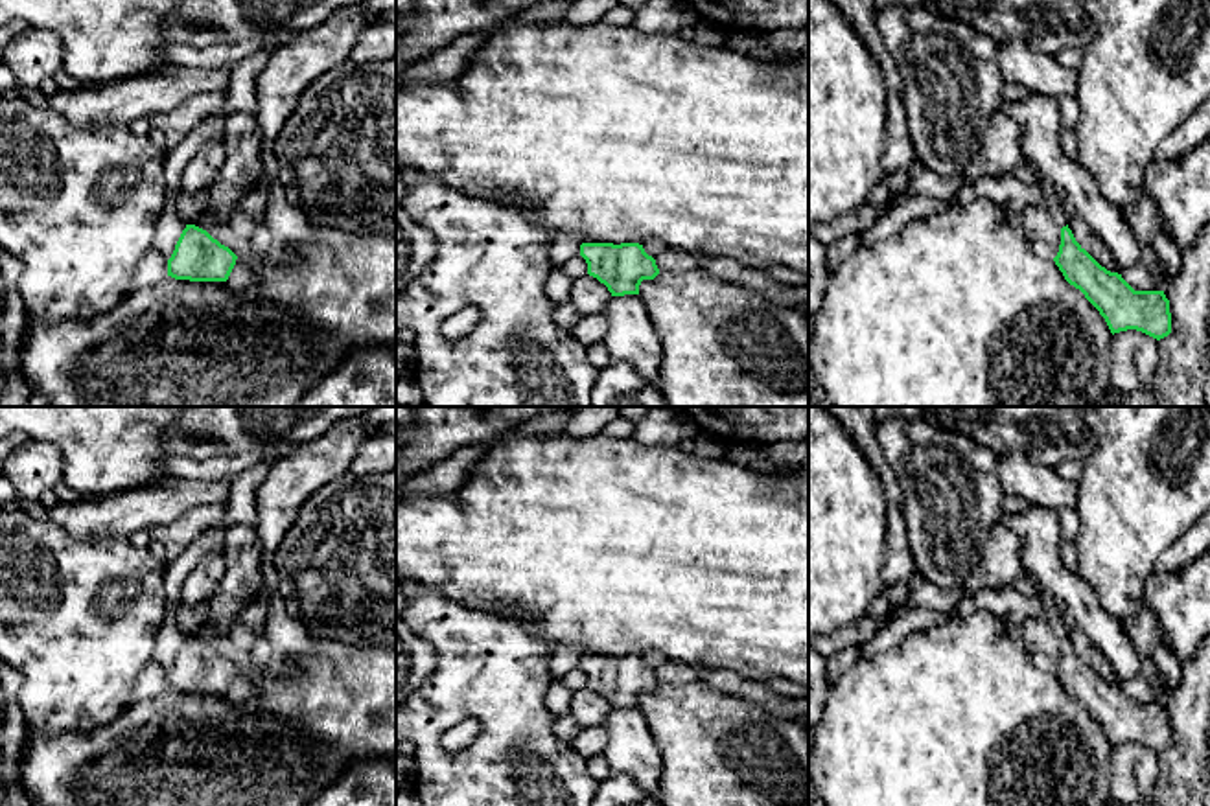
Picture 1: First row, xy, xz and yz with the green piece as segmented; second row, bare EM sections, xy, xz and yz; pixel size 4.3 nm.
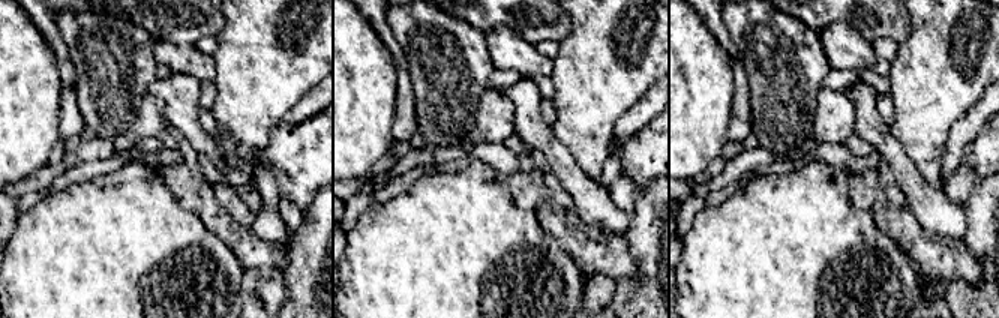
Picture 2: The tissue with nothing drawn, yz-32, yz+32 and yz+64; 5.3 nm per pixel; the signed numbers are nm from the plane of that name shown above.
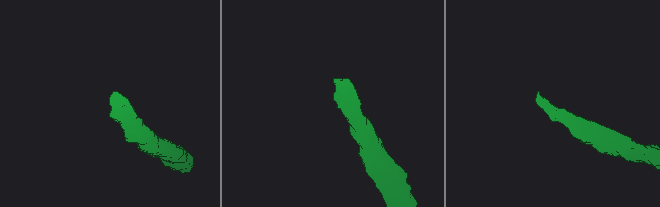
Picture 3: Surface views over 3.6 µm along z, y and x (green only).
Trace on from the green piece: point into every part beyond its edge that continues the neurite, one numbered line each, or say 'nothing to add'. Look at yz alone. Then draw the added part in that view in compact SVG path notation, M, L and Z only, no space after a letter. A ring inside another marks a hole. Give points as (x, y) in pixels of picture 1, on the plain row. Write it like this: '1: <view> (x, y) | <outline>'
1: yz (1045, 648) | M1028 618L1015 626L1039 670L1052 672L1059 664L1061 640L1052 633L1046 618Z

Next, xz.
nothing to add

